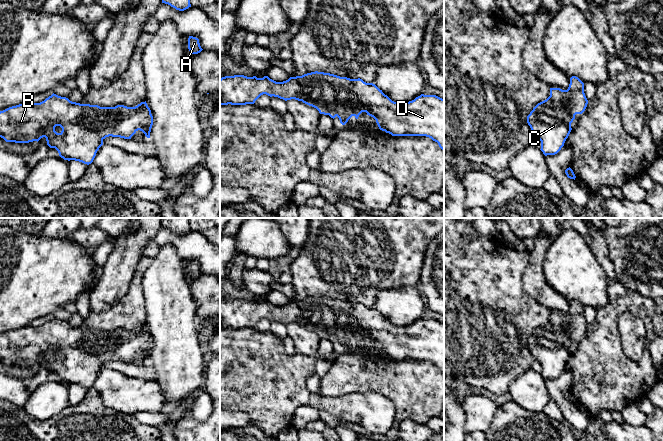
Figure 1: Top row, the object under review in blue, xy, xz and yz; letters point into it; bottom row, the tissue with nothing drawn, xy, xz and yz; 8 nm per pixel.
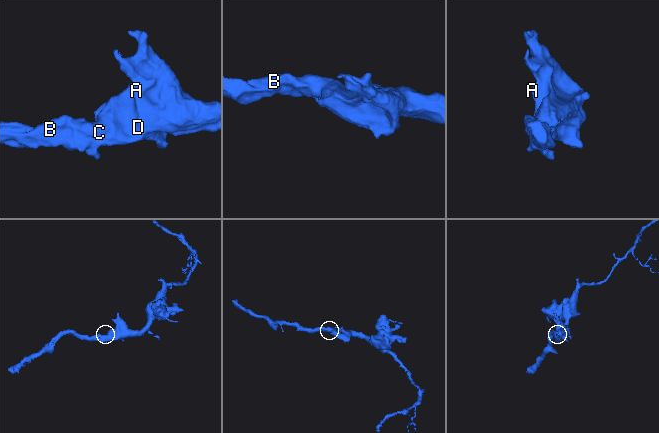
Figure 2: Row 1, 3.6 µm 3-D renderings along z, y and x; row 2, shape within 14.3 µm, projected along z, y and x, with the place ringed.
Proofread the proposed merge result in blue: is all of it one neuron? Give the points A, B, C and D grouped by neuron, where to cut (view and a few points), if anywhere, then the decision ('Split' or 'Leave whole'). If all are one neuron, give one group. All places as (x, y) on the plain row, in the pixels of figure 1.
Groups: A B C D. No split. Leave whole

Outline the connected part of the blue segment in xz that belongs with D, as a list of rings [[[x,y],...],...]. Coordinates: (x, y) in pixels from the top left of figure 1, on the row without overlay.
[[[311,296],[302,300],[290,301],[276,306],[268,300],[257,302],[244,299],[225,300],[220,303],[220,329],[254,328],[263,318],[278,321],[285,325],[295,323],[316,332],[320,338],[336,340],[345,349],[354,340],[358,343],[362,336],[373,341],[380,354],[392,360],[426,360],[437,366],[444,376],[444,323],[436,319],[416,321],[407,327],[392,325],[373,307],[362,303],[350,303],[330,297]]]

